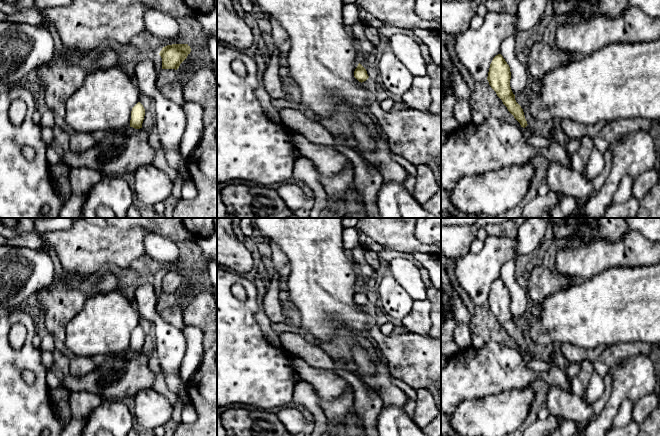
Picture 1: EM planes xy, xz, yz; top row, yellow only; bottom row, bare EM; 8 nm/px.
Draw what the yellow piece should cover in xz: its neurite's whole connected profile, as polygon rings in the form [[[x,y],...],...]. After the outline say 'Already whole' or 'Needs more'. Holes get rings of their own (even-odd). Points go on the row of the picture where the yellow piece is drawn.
[[[360,63],[354,71],[354,77],[361,83],[369,78],[366,69]]]. Already whole

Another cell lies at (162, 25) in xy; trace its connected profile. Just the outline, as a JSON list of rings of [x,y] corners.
[[[151,9],[146,12],[145,30],[153,36],[162,39],[165,46],[177,44],[176,39],[180,34],[180,27],[171,15]]]

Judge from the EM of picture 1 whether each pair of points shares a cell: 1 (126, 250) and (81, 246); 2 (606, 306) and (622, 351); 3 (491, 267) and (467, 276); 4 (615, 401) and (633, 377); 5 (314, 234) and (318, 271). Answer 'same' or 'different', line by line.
1: same
2: different
3: same
4: same
5: same

